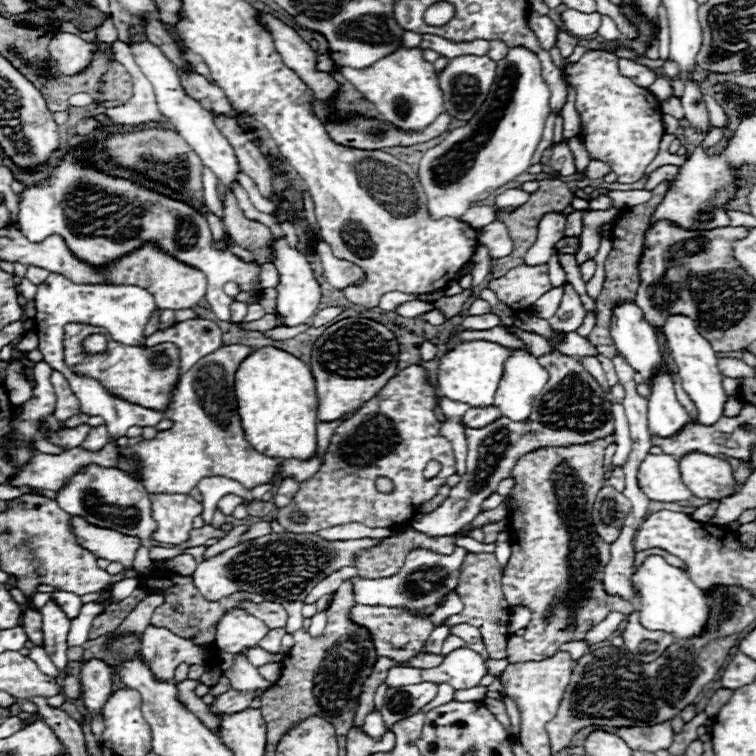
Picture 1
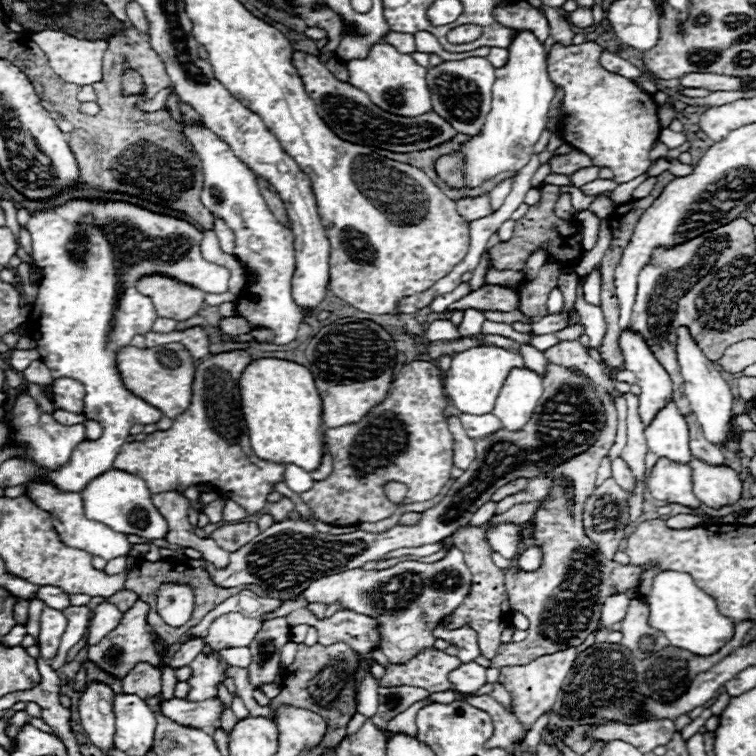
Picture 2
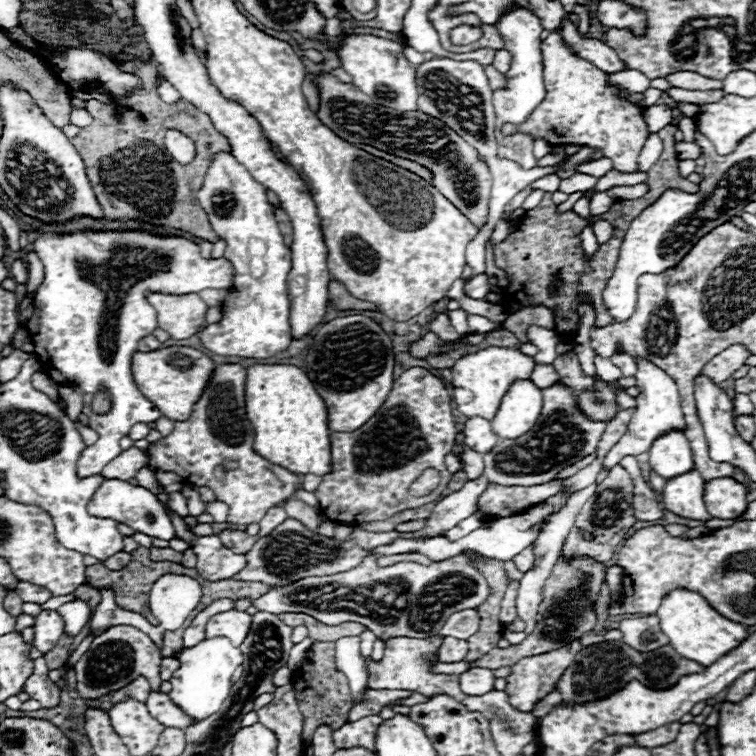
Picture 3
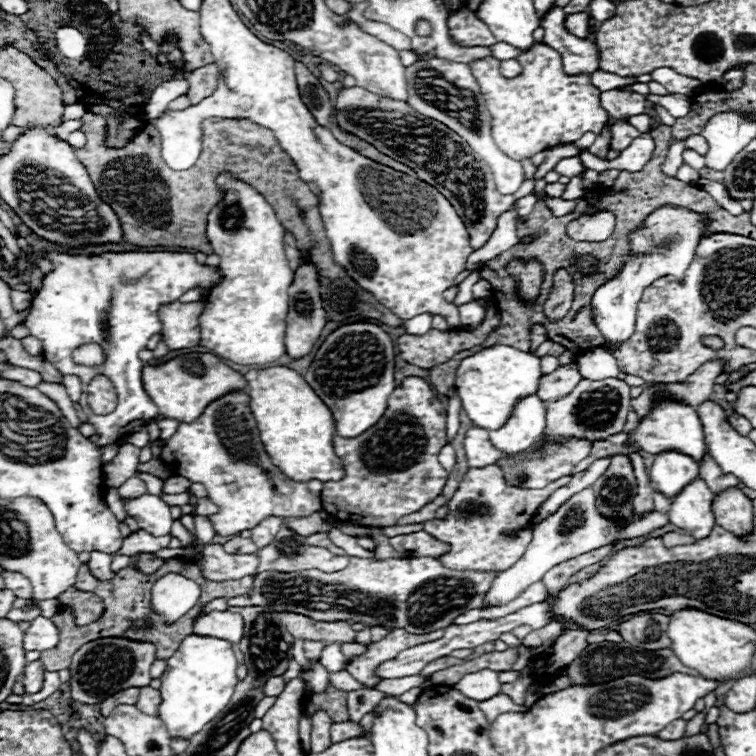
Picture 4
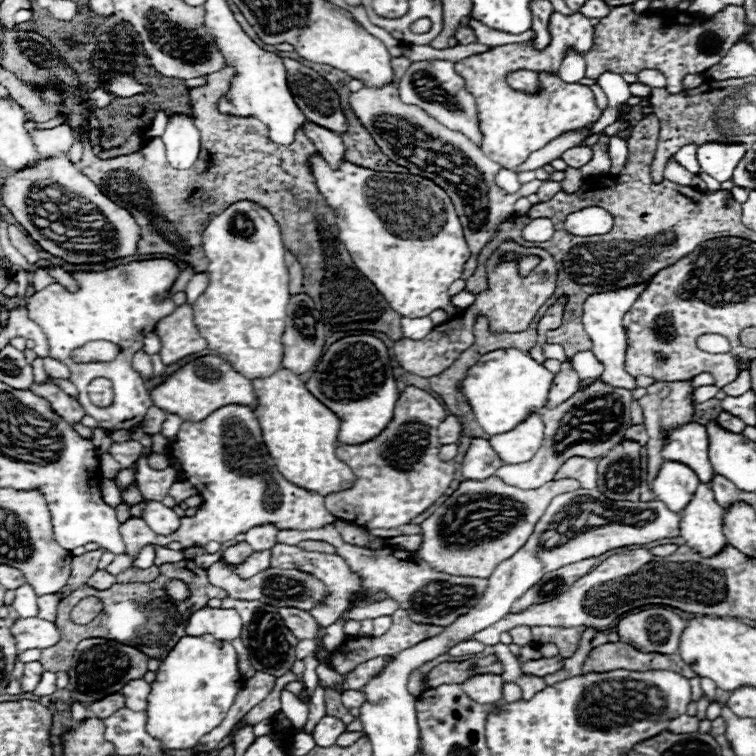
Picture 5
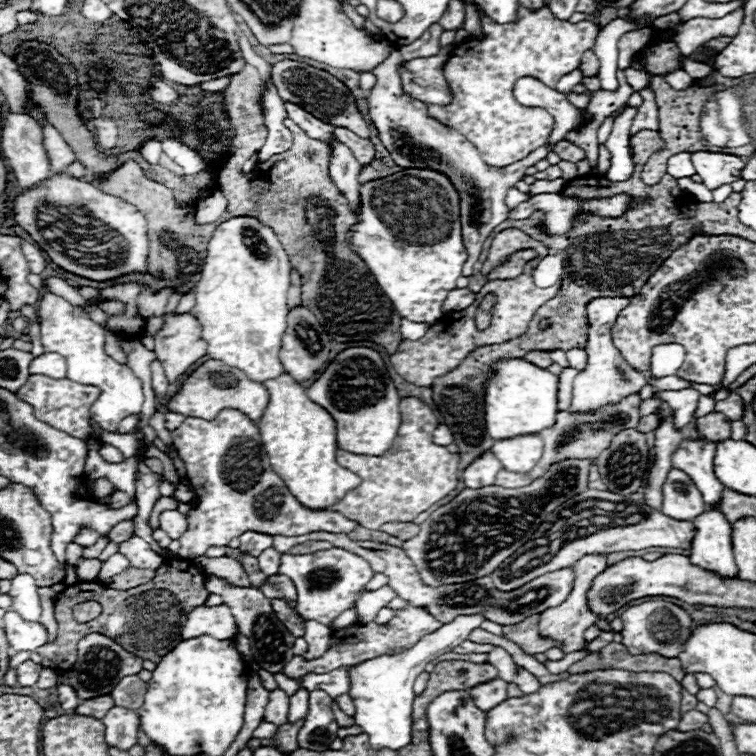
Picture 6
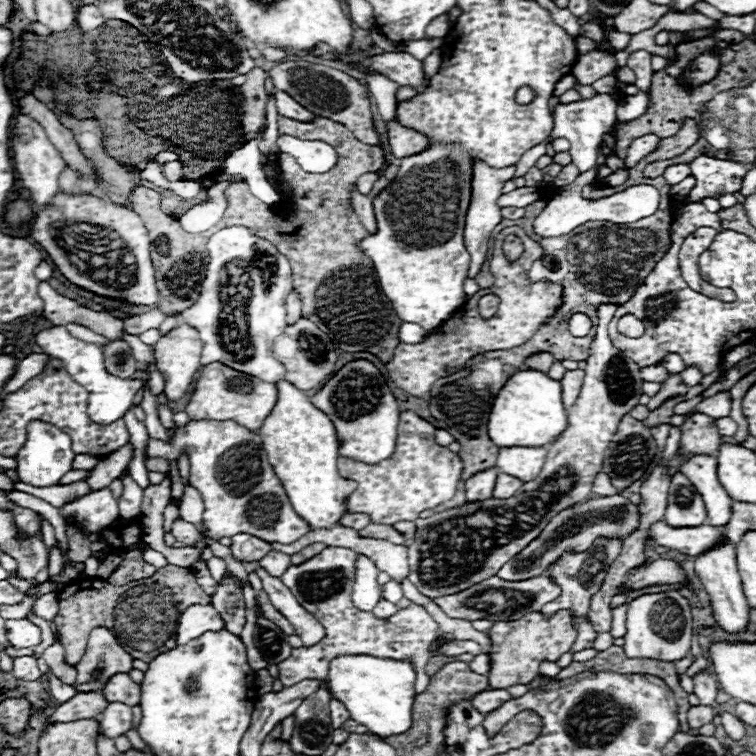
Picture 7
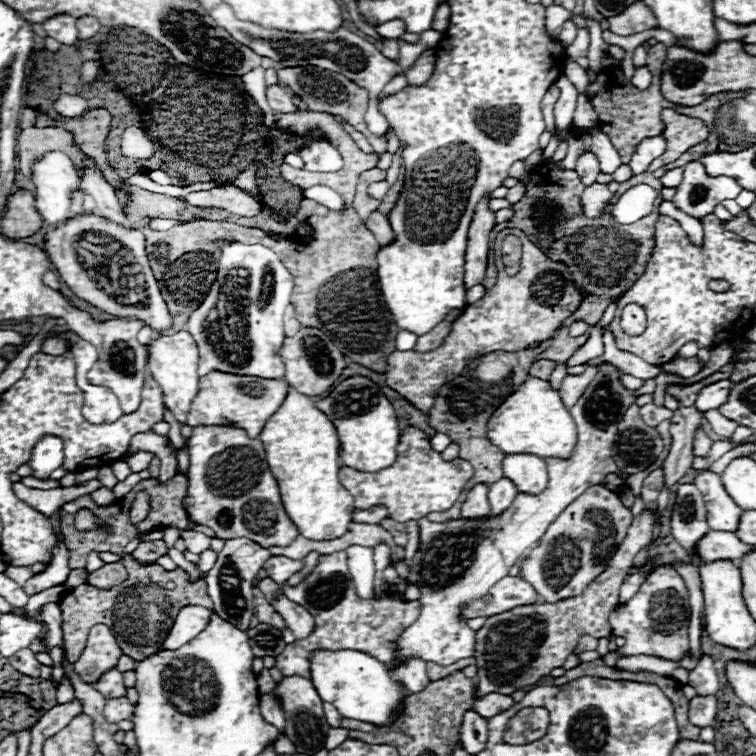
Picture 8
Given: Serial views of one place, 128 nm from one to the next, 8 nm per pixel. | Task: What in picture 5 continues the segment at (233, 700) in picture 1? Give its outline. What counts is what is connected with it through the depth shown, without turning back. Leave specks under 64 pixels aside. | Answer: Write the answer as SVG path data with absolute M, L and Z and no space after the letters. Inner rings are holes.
M132 680L122 688L122 694L126 696L126 706L132 710L146 710L148 708L148 694L150 684L146 680Z

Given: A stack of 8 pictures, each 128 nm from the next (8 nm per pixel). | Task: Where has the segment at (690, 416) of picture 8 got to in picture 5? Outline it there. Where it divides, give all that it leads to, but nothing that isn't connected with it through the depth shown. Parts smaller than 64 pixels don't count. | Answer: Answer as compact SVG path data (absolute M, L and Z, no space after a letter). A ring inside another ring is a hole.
M722 412L716 420L718 420L718 424L722 424L722 428L726 428L728 432L734 432L734 434L740 434L746 428L746 424L740 418L736 418L728 412Z

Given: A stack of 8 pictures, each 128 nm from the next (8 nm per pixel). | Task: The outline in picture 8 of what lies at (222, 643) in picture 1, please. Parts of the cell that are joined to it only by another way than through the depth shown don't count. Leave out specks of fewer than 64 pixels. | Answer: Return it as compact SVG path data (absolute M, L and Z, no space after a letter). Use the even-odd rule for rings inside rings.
M186 606L178 612L174 626L170 628L170 634L164 642L166 650L176 650L184 644L188 644L190 640L194 640L210 622L212 618L212 610L204 608L204 606Z

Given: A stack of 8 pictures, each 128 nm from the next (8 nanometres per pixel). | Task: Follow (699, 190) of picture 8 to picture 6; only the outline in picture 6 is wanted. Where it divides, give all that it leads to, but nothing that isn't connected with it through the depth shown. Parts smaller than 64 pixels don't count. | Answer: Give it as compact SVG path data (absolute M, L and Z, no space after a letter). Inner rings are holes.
M702 150L692 154L692 164L696 168L696 174L702 178L702 184L712 190L722 184L732 184L740 180L740 170L746 166L746 158Z

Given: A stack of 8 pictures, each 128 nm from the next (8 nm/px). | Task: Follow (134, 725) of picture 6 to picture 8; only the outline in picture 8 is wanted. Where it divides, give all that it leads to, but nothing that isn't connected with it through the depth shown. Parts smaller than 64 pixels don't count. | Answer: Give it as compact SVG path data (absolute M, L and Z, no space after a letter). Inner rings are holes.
M128 698L108 700L106 708L104 708L104 716L110 724L118 724L120 720L132 718L132 712L134 712L134 706L128 702Z

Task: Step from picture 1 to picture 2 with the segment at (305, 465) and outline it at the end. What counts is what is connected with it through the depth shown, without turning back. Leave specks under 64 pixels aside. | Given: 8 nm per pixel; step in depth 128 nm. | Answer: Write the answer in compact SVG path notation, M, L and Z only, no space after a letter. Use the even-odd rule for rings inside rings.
M286 466L286 474L284 474L284 484L290 488L290 490L294 490L294 492L306 492L306 490L310 490L312 488L312 484L314 484L314 480L312 480L312 476L310 476L310 472L306 472L306 470L302 470L300 466Z

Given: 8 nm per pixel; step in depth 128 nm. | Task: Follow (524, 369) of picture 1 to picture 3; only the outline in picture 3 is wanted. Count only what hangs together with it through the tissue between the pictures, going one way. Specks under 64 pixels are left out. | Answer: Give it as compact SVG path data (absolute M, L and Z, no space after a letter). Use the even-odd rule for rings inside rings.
M516 380L502 396L500 408L492 420L500 438L518 438L538 420L542 408L542 390L532 380Z

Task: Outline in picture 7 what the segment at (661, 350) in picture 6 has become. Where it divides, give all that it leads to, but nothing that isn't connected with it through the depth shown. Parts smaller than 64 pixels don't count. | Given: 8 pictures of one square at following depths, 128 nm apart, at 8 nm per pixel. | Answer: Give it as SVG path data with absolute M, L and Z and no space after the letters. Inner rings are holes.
M674 352L674 354L668 354L660 364L662 364L670 374L680 374L680 372L686 368L684 362L682 362L682 358L680 358L680 354L676 354L676 352Z

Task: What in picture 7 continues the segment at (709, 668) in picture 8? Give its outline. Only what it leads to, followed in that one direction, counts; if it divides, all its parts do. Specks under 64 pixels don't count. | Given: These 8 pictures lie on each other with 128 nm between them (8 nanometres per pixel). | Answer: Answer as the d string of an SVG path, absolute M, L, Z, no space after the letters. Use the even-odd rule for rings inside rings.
M704 672L694 676L694 694L700 698L700 704L704 706L712 706L718 694L718 682L716 676L712 672Z

